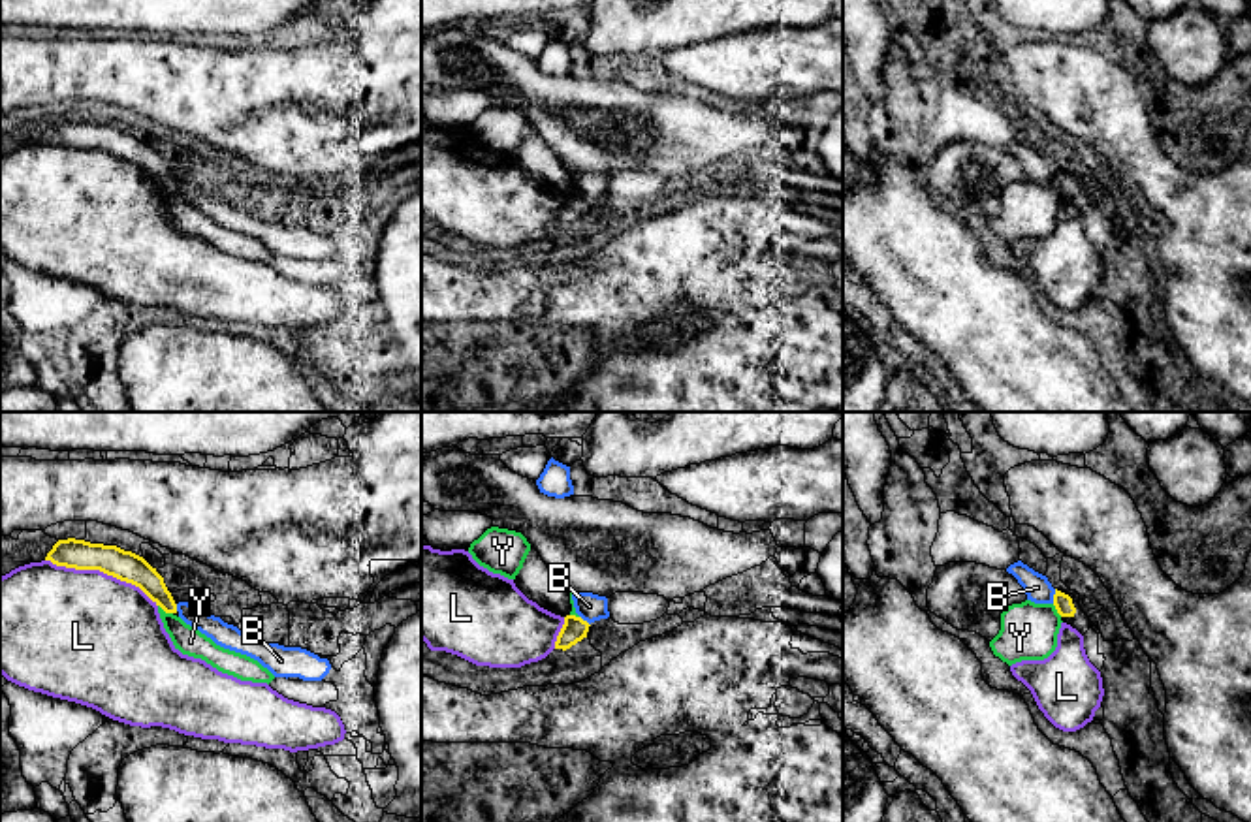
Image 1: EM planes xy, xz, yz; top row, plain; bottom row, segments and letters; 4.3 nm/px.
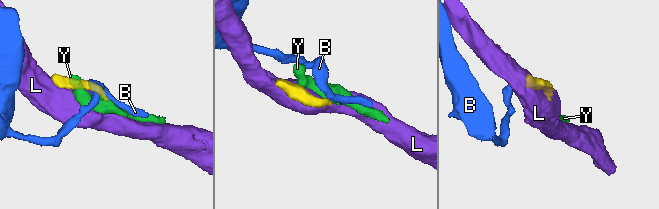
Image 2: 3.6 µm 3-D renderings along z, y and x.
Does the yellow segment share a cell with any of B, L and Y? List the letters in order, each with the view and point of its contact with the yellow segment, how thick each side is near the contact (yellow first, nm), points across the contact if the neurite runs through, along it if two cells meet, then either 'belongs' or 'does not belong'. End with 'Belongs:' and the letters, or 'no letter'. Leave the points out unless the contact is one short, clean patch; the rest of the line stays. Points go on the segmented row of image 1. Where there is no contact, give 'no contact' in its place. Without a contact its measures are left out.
B: meets yellow in yz at (1054, 597); 80 nm thick on the yellow side, 120 nm on the other; border along yz (1056, 589), (1052, 602); does not belong
L: meets yellow in xy at (102, 570); 130 nm thick on the yellow side, 480 nm on the other; does not belong
Y: meets yellow in xy at (166, 612); 130 nm thick on the yellow side, 120 nm on the other; does not belong
Belongs: no letter

